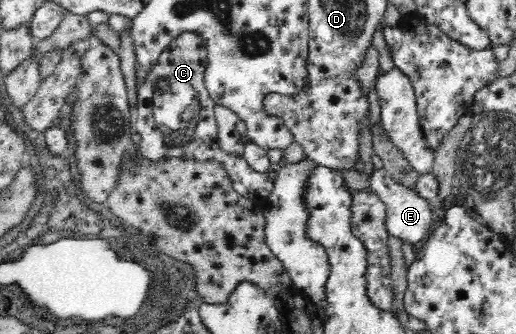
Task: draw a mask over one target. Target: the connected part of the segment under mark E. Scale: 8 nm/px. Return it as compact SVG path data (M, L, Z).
M385 169L375 170L372 173L371 185L374 195L386 205L389 234L400 238L403 243L411 243L416 246L422 243L422 239L428 239L429 229L433 223L433 209L427 198L421 196L415 187L397 182L391 174L385 172Z

